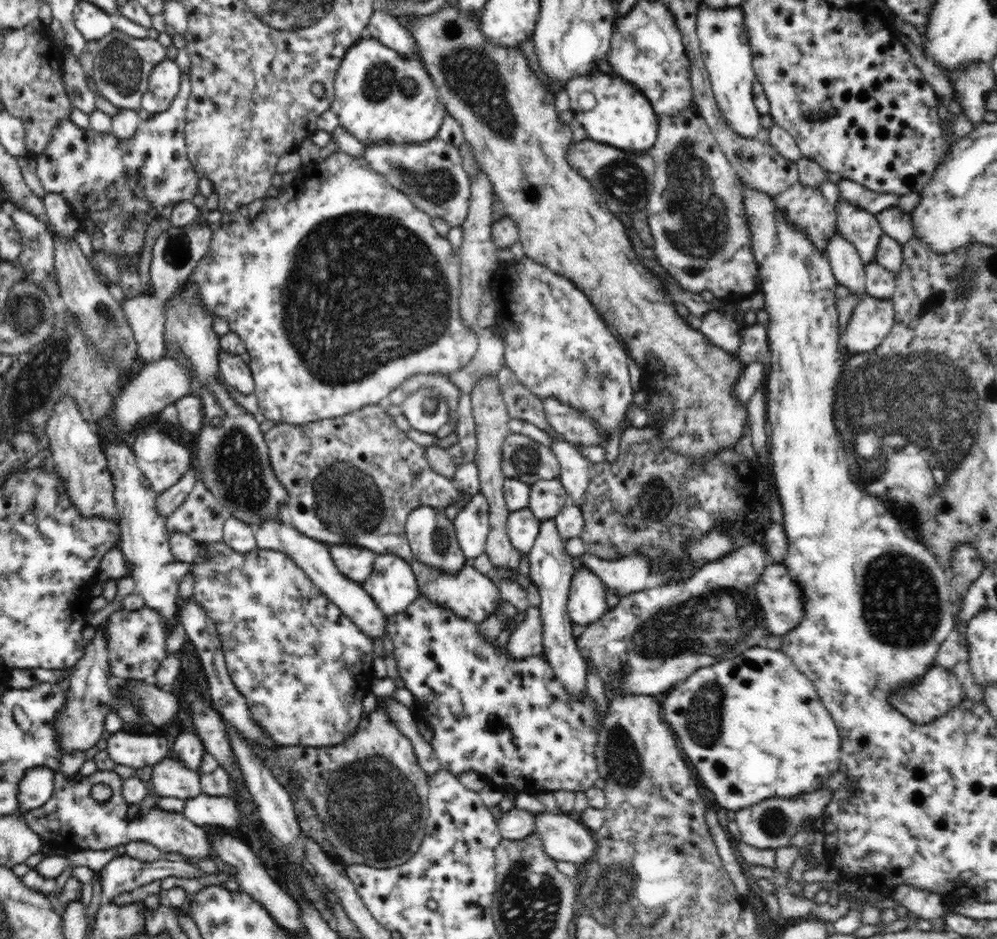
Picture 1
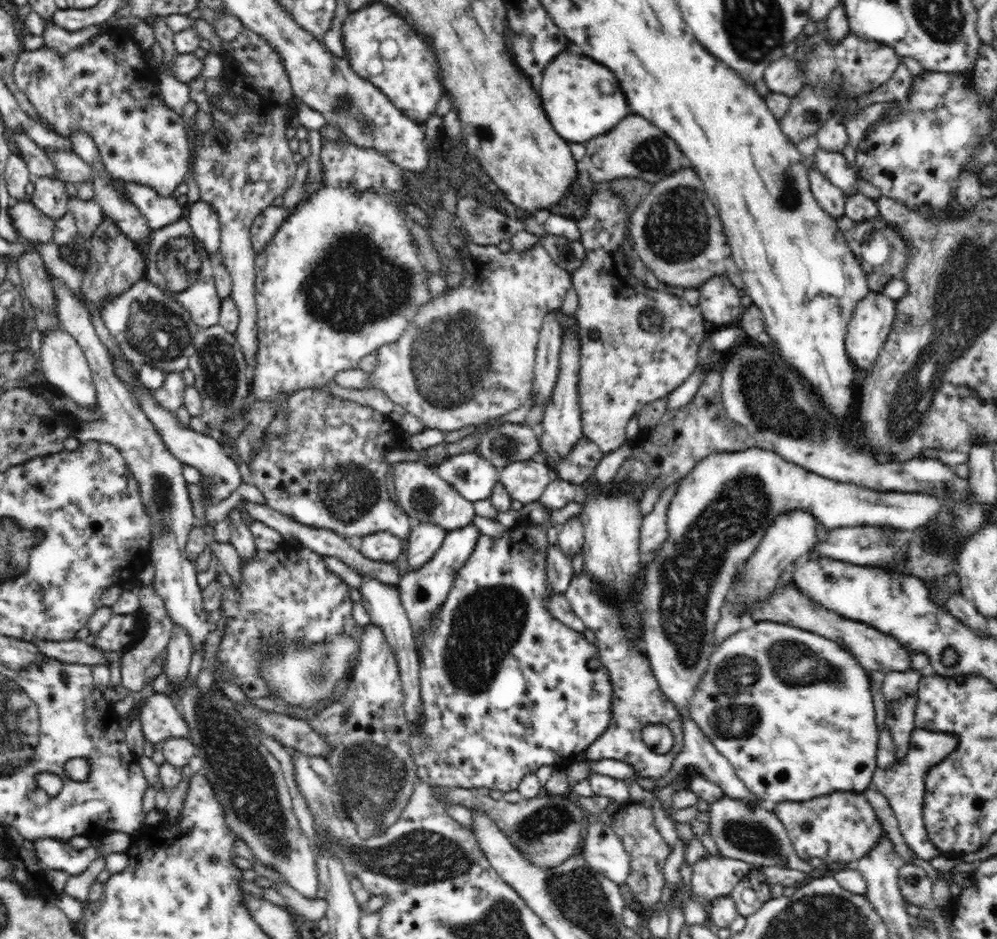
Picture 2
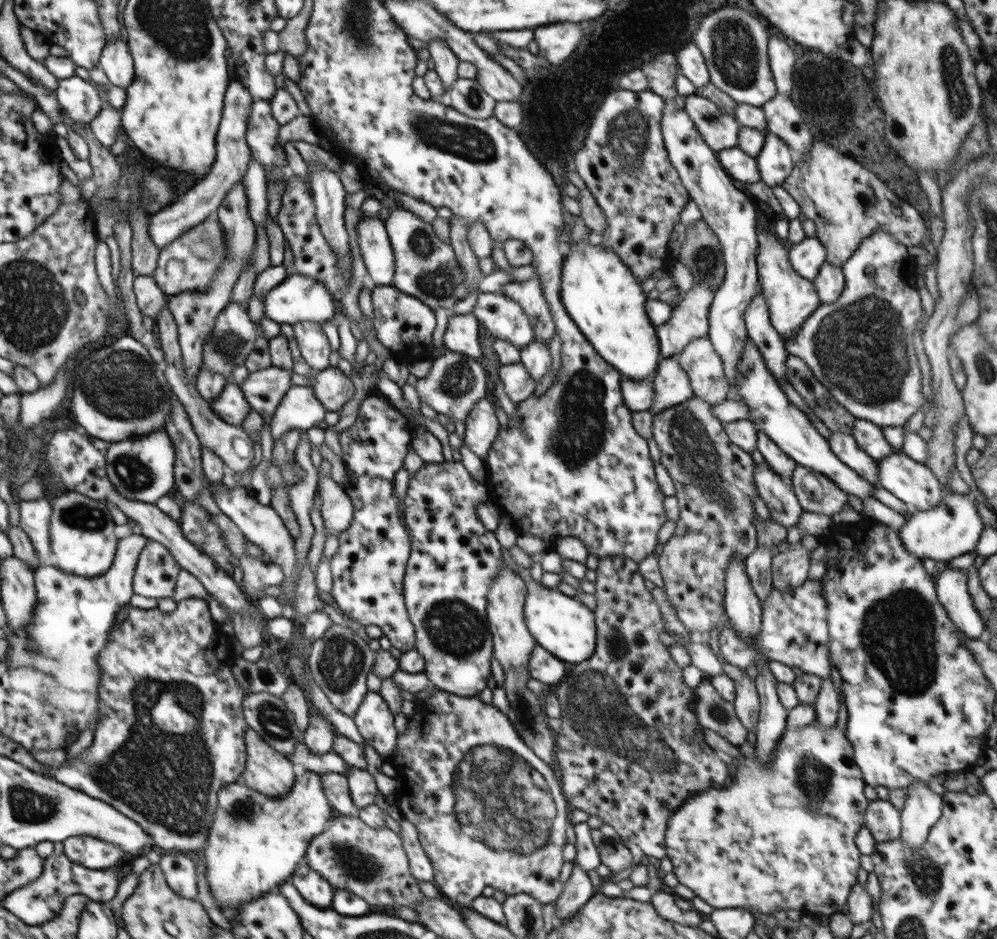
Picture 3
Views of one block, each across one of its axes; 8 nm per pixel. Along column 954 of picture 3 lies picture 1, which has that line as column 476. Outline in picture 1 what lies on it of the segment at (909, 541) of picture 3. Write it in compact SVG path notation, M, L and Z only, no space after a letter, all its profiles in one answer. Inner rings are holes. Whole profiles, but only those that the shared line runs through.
M482 493L471 496L466 506L453 518L455 534L462 553L469 560L484 554L490 533L488 501Z

